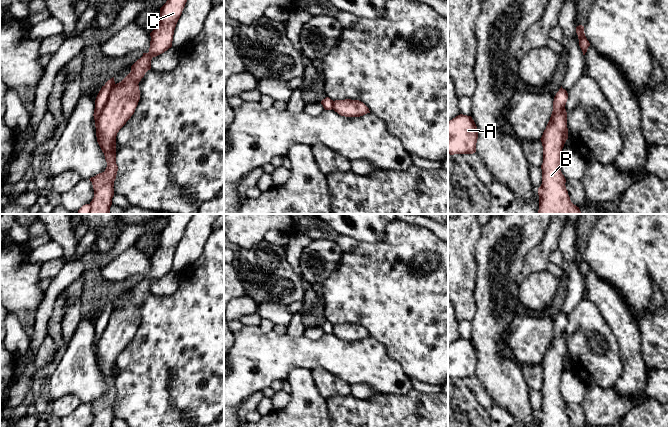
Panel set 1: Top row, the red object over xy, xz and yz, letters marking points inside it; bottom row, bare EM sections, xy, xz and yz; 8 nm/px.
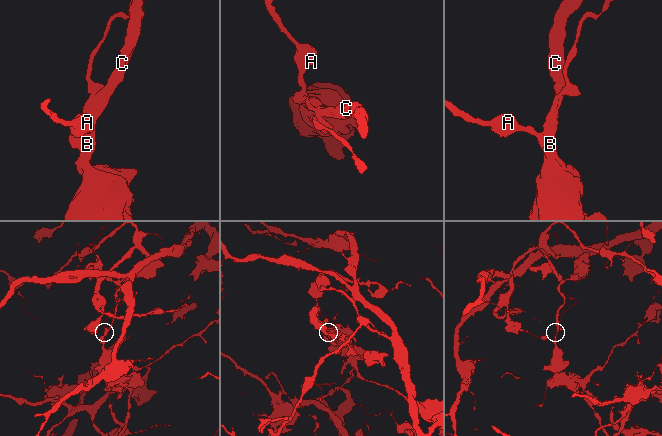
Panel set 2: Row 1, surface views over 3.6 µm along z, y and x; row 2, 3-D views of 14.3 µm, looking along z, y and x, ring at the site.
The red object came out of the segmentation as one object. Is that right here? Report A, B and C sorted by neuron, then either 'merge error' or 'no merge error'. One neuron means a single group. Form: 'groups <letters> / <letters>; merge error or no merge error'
groups A / B C; merge error

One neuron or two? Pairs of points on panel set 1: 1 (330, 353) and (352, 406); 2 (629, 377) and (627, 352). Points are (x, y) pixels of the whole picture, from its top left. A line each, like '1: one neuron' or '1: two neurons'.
1: two neurons
2: one neuron

